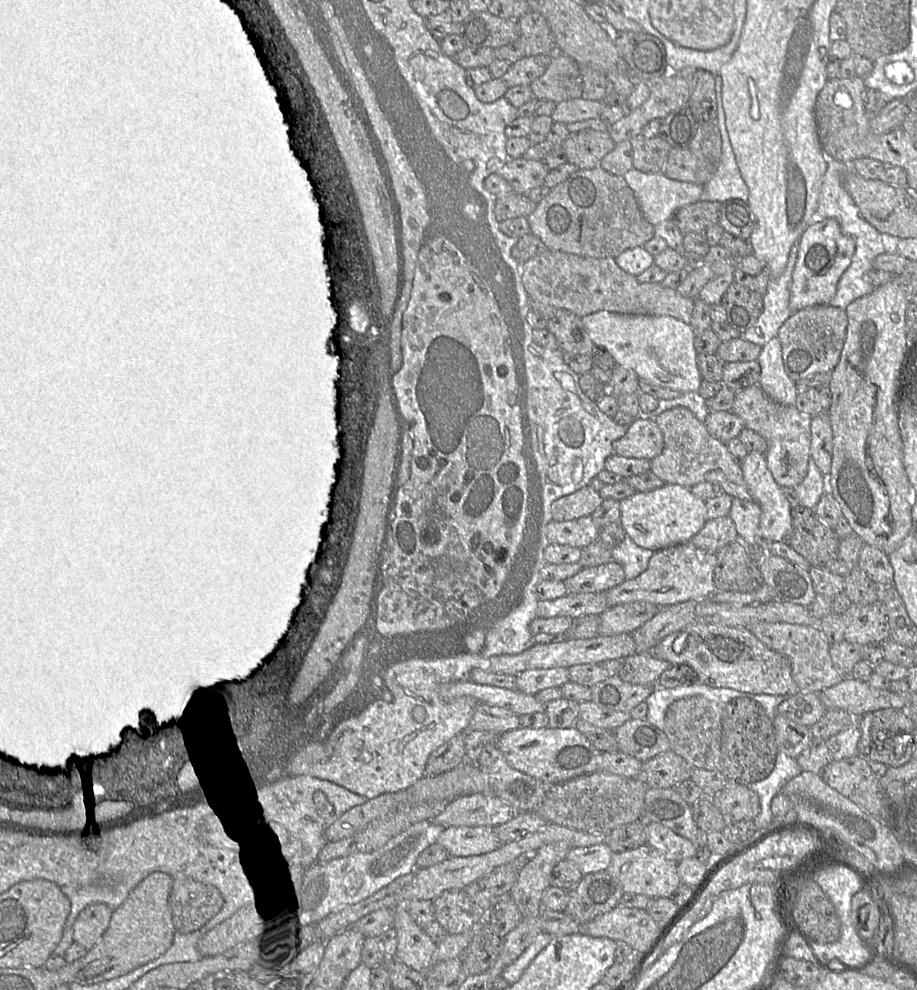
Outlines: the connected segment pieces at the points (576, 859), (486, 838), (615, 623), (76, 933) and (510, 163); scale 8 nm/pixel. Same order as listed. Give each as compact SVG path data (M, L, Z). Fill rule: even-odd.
M603 842L589 847L573 847L566 859L573 862L583 875L606 870L611 862L613 852Z
M490 826L447 827L437 843L445 848L450 857L466 857L485 854L499 848L502 843Z
M631 602L610 606L599 615L598 635L633 633L653 618L660 608L650 602Z
M102 903L85 907L72 924L73 941L87 950L95 945L109 926L113 910Z
M517 158L509 159L497 173L511 185L513 193L526 194L544 186L549 171L541 160Z

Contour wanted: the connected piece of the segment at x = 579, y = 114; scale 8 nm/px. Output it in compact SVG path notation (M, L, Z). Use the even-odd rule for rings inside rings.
M576 98L557 103L551 115L554 123L570 124L599 118L604 108L603 101Z

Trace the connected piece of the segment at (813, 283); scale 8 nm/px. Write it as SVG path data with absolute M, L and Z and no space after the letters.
M835 218L813 221L799 240L798 258L792 274L789 308L791 312L814 305L829 304L837 284L855 253L855 240L842 232Z

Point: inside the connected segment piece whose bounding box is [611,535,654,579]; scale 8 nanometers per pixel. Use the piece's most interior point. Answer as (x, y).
(634, 559)

